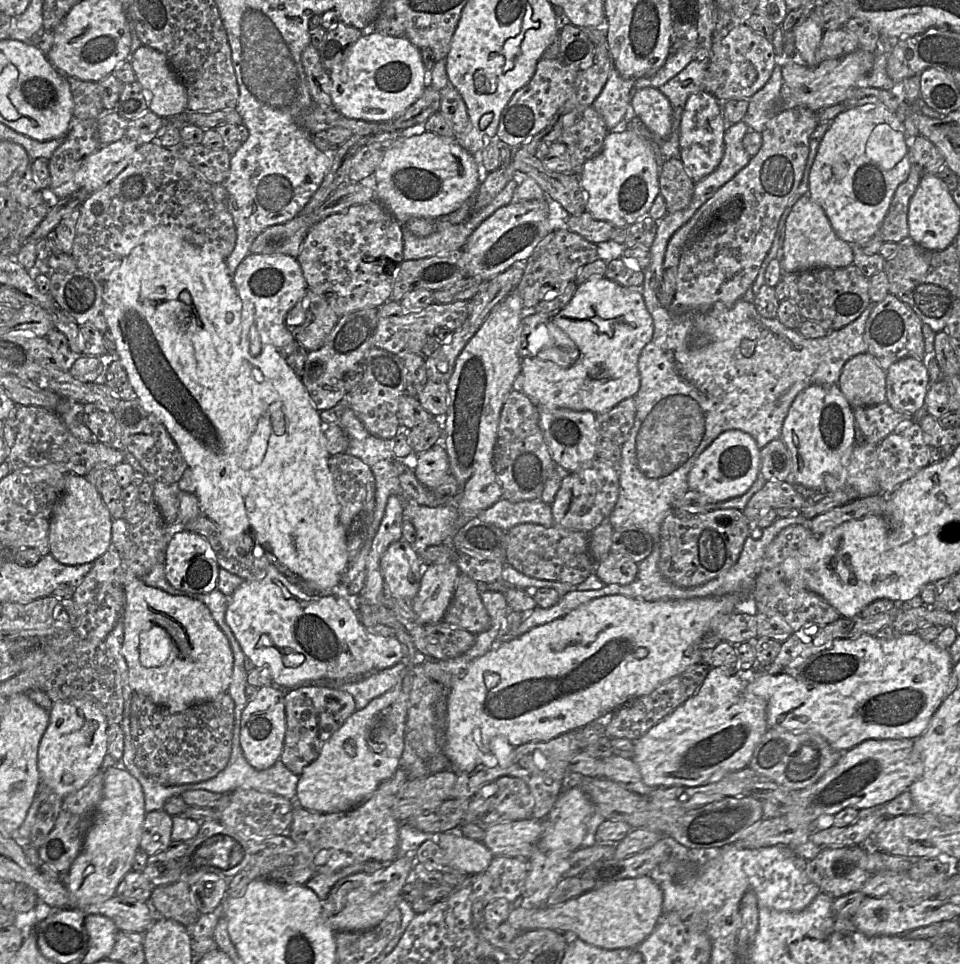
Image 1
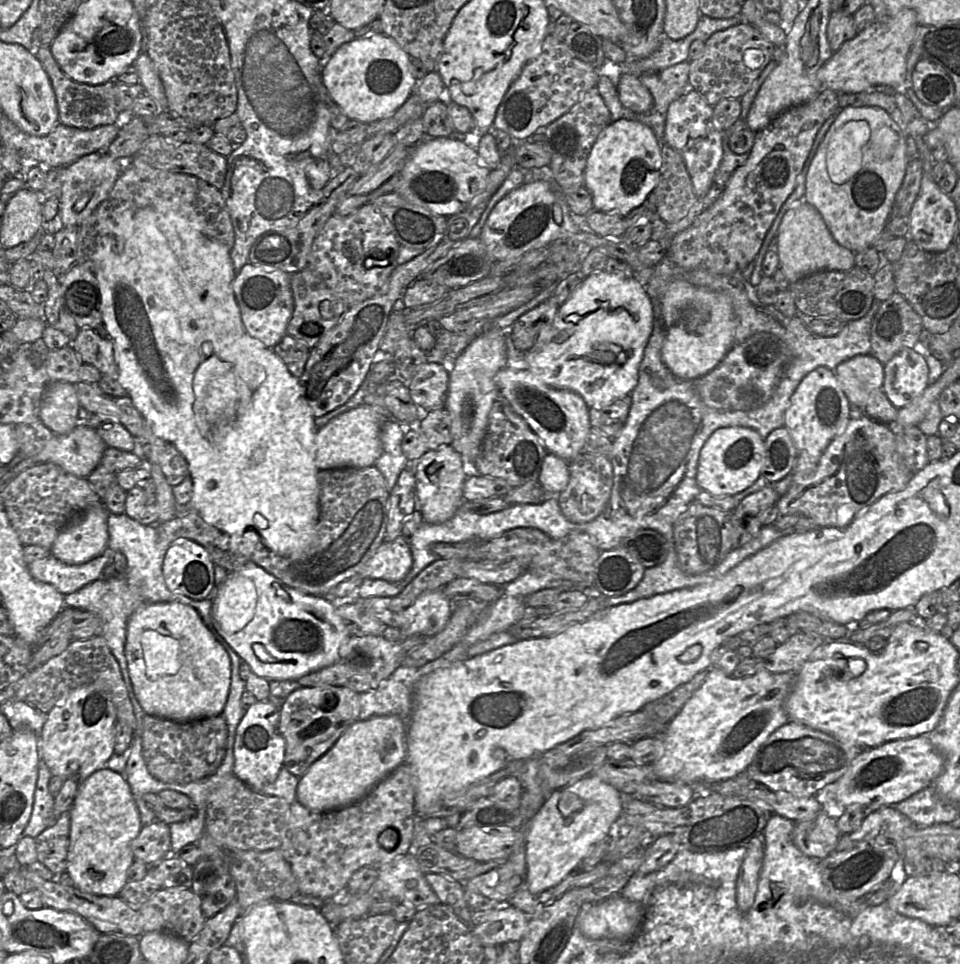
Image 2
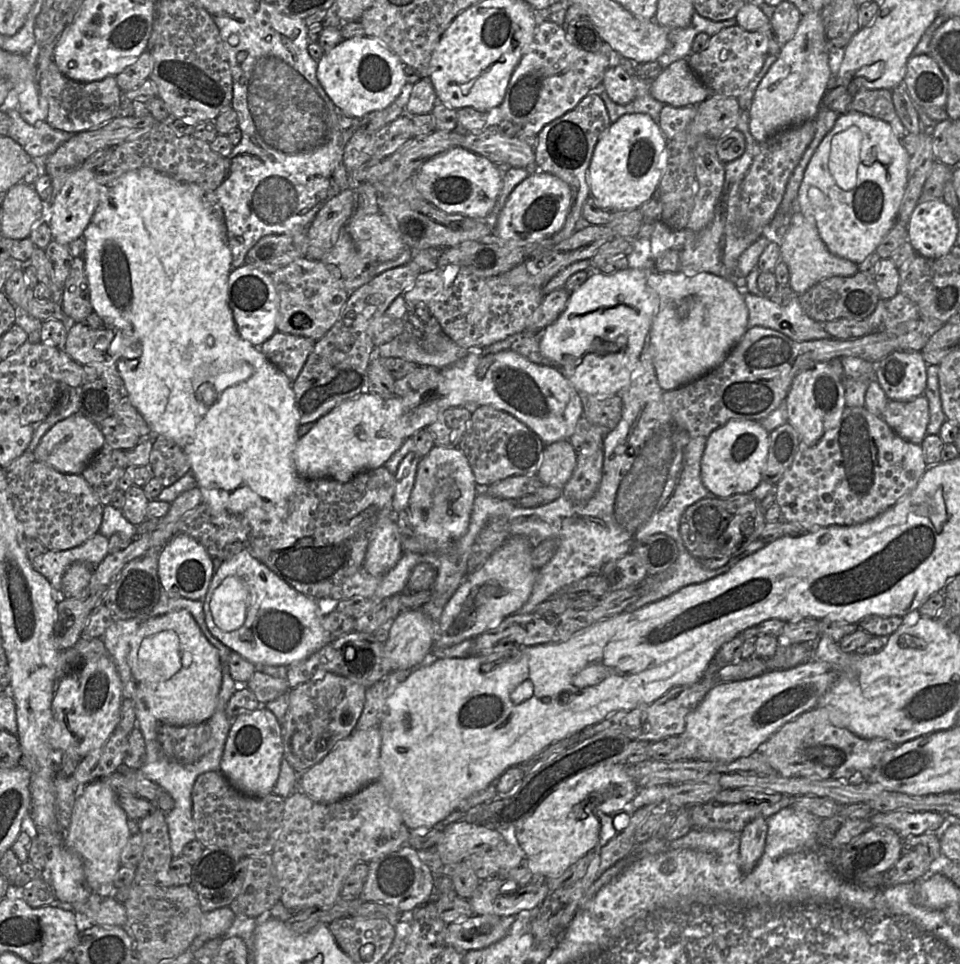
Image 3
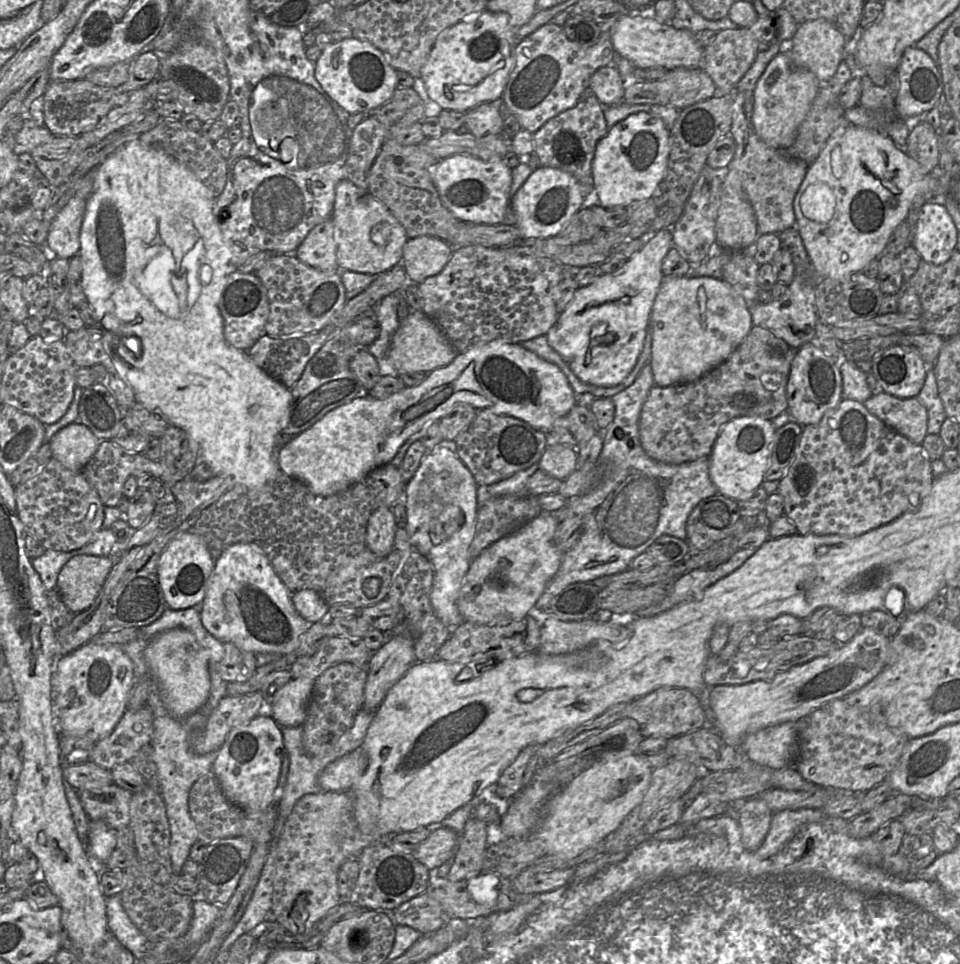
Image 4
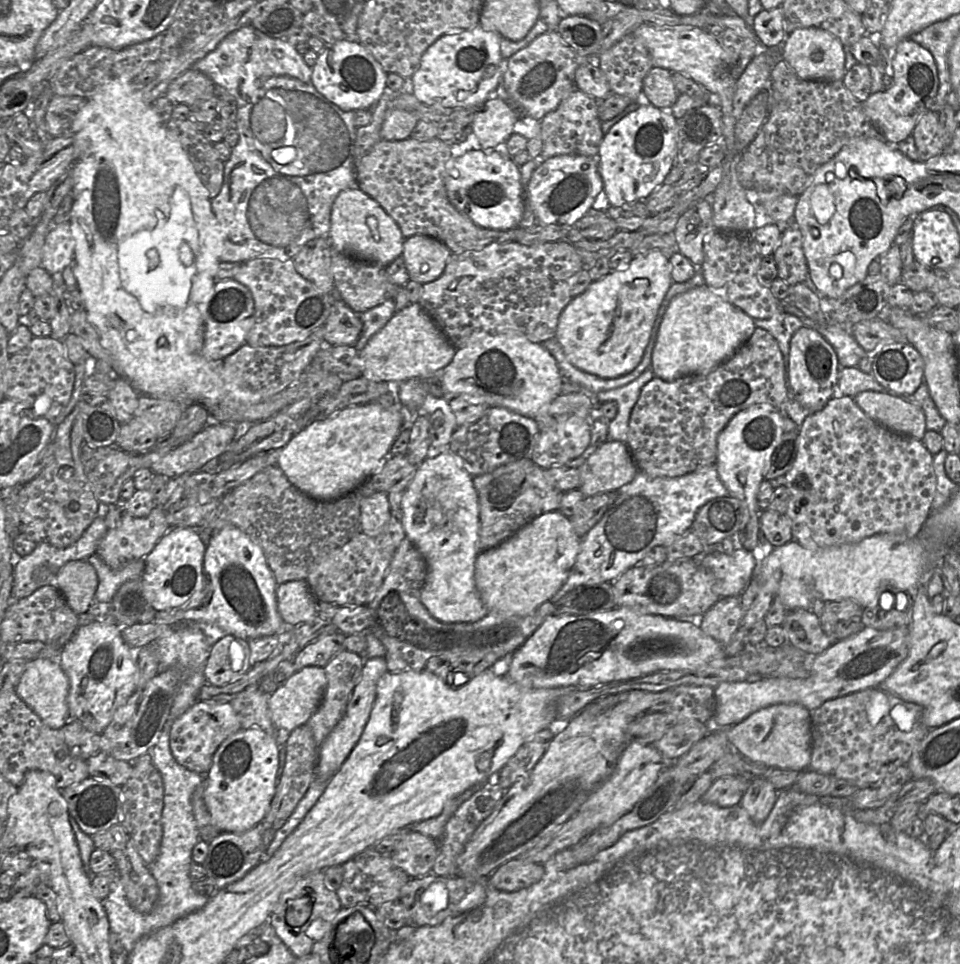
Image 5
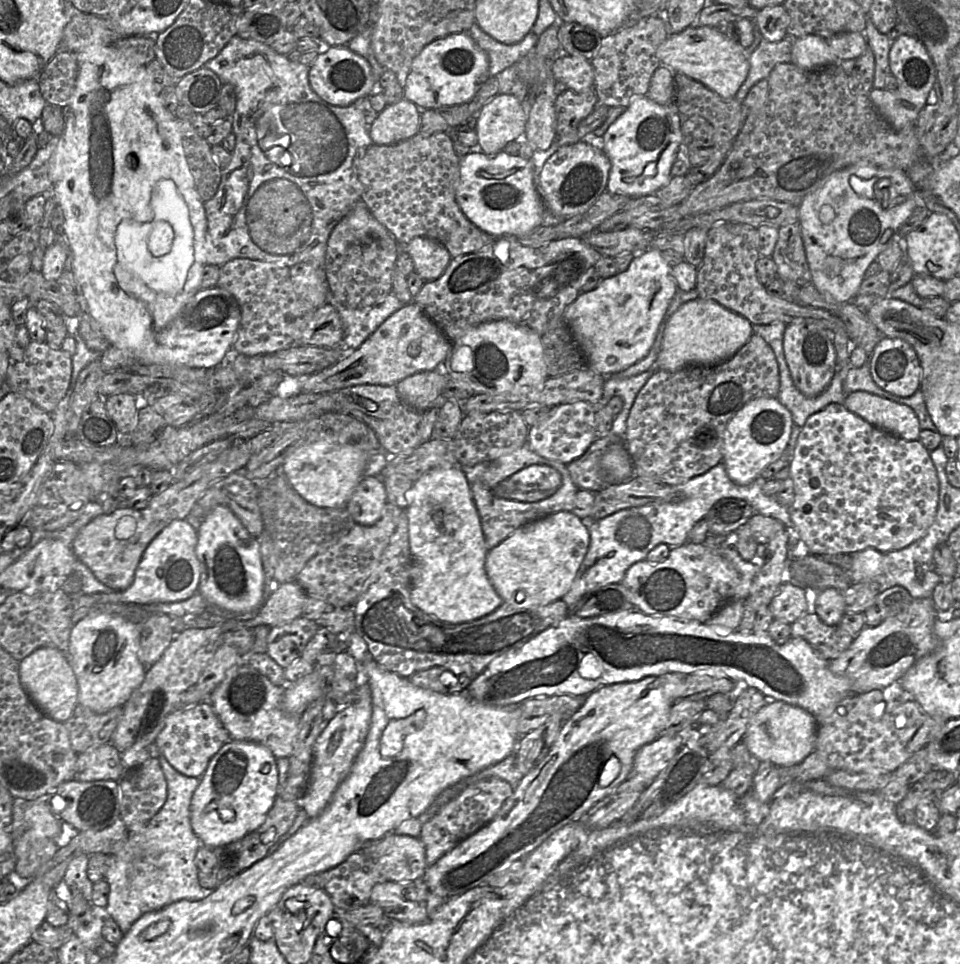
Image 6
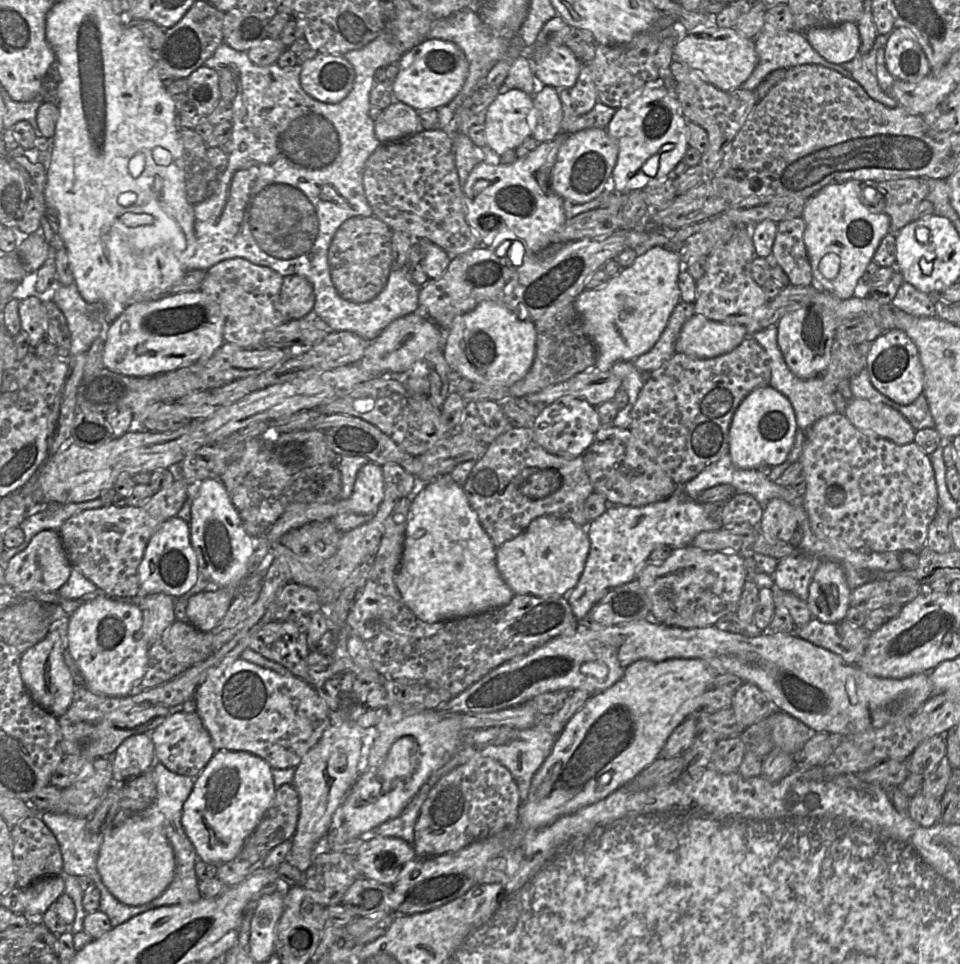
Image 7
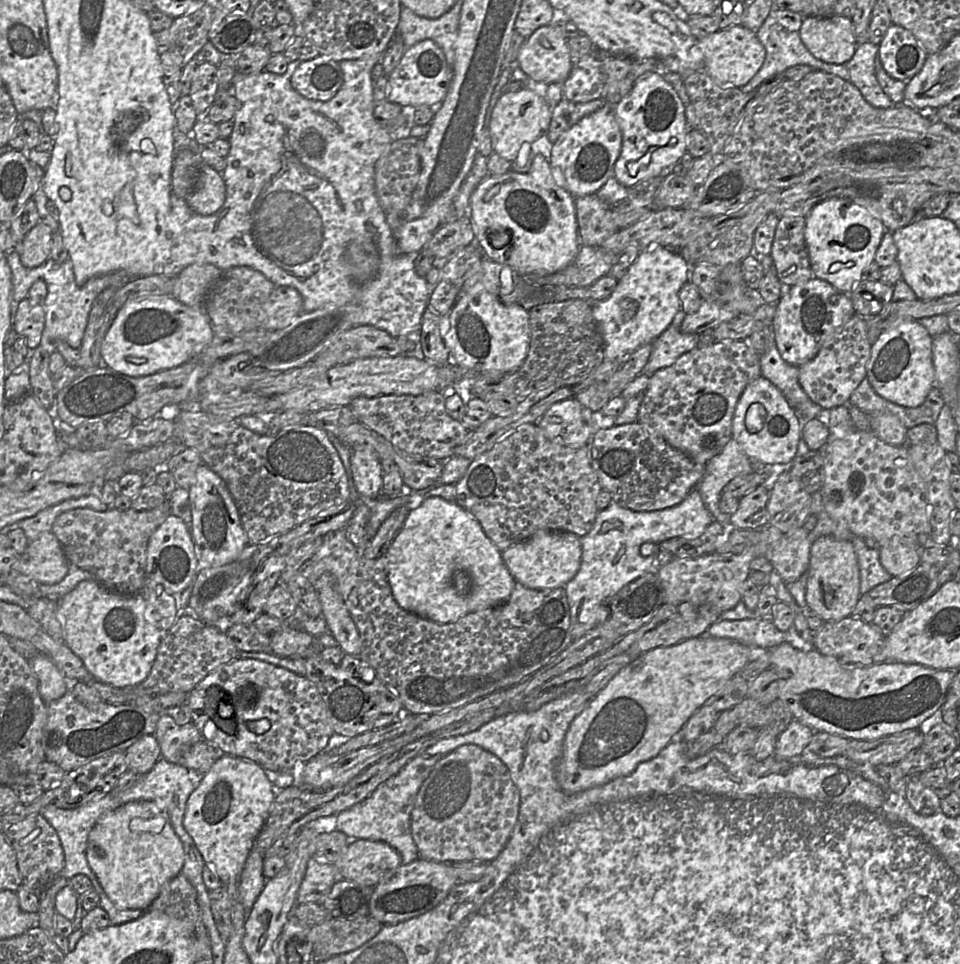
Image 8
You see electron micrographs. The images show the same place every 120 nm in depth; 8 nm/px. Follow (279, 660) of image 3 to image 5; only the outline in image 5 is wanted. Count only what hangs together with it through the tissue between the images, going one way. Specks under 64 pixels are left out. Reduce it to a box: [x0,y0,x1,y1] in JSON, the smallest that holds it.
[155,526,291,640]

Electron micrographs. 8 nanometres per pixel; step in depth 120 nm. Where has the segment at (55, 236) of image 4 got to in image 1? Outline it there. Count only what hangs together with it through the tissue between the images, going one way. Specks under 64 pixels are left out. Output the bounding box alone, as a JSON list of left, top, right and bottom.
[75,138,139,195]

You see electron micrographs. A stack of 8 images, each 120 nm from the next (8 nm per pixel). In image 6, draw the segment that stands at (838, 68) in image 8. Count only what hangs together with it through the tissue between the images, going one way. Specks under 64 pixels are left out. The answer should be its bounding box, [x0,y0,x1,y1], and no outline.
[735,35,796,102]

